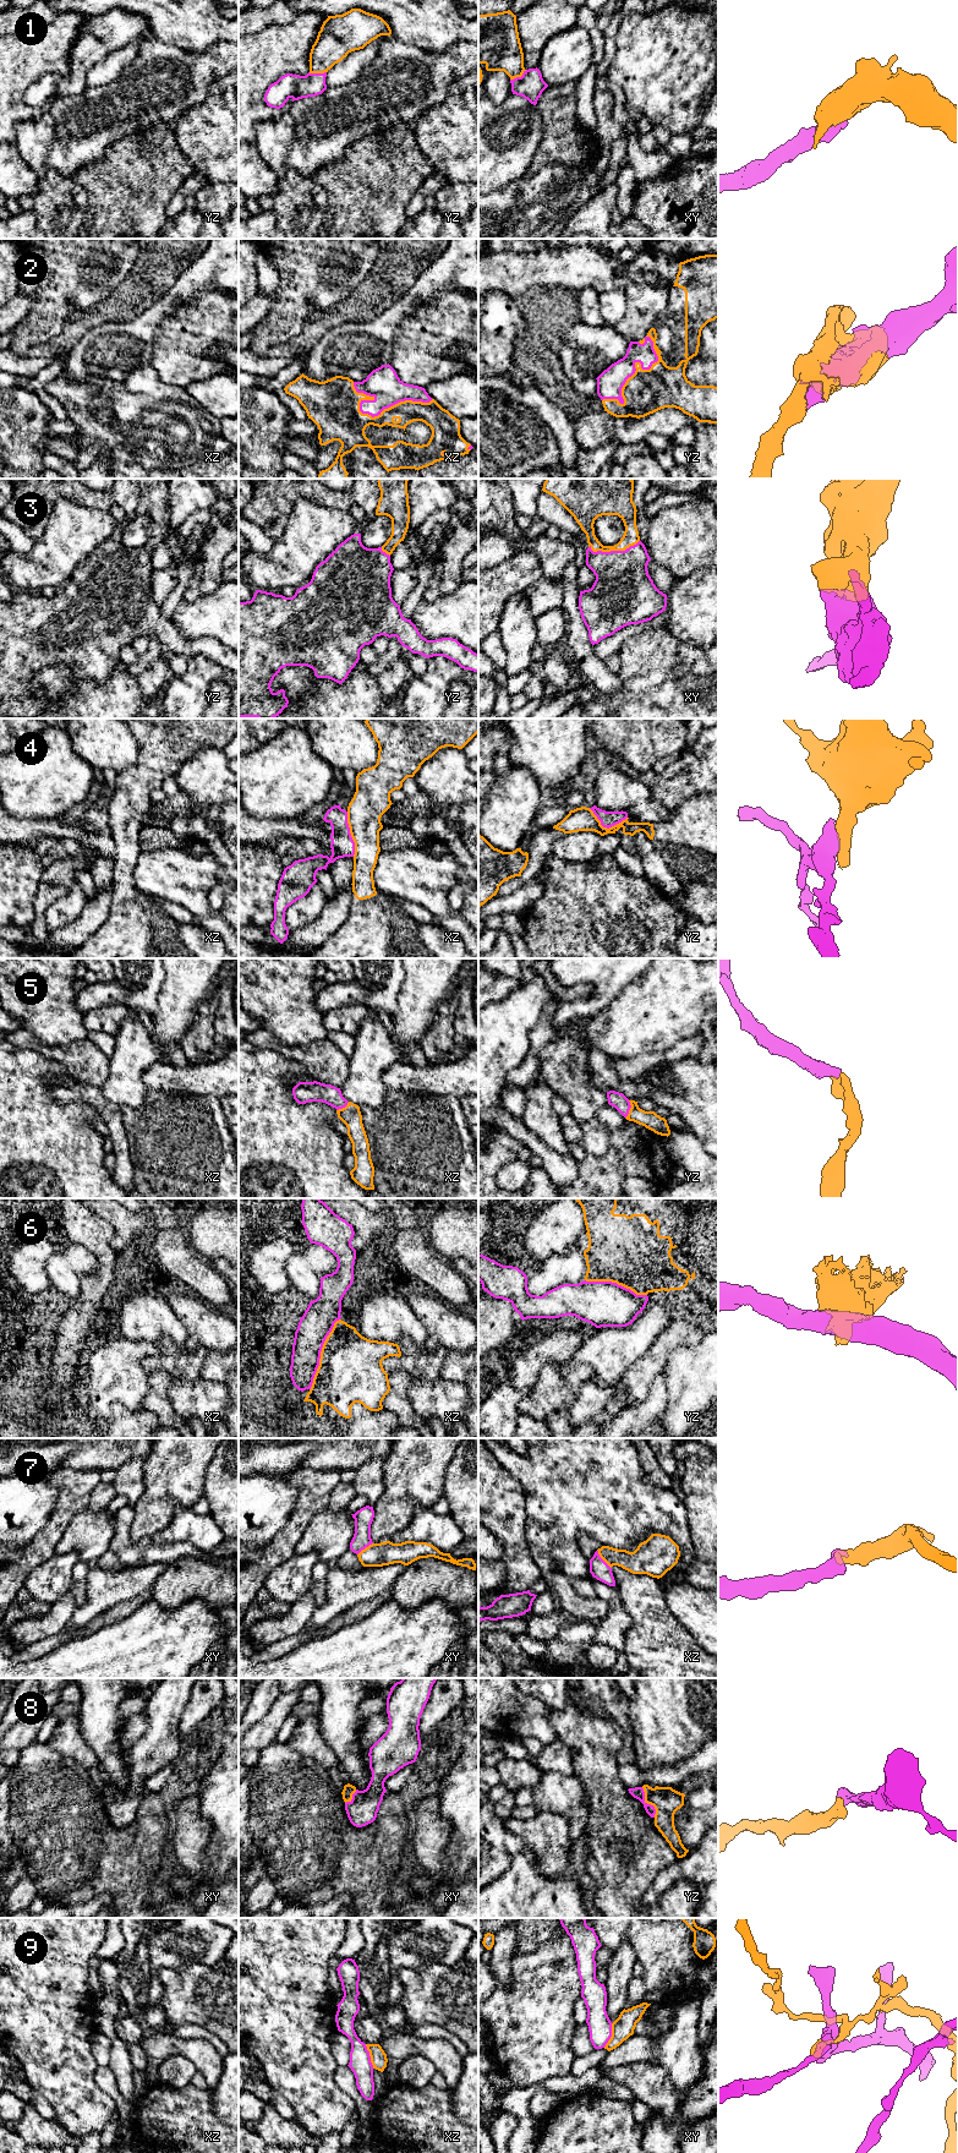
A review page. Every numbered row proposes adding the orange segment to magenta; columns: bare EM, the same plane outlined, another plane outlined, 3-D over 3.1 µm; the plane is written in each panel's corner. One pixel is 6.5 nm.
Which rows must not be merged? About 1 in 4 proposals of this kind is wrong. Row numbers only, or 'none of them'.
4, 6, 9

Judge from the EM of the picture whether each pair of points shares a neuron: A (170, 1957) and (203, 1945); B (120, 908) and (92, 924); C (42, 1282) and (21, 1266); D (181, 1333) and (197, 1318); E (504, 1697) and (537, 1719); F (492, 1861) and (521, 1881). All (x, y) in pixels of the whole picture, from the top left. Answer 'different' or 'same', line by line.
A: same
B: different
C: same
D: different
E: same
F: different

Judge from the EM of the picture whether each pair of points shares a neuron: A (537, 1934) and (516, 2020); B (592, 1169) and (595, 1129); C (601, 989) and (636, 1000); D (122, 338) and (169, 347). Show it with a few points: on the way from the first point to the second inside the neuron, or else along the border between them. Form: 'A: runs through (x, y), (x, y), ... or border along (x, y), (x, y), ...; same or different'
A: border along (554, 1930), (548, 1939), (531, 1952), (515, 1951); different
B: border along (609, 1132), (609, 1148), (605, 1154), (587, 1153); different
C: border along (639, 976), (596, 1014); different
D: border along (167, 318), (157, 332), (157, 342), (148, 362); different

